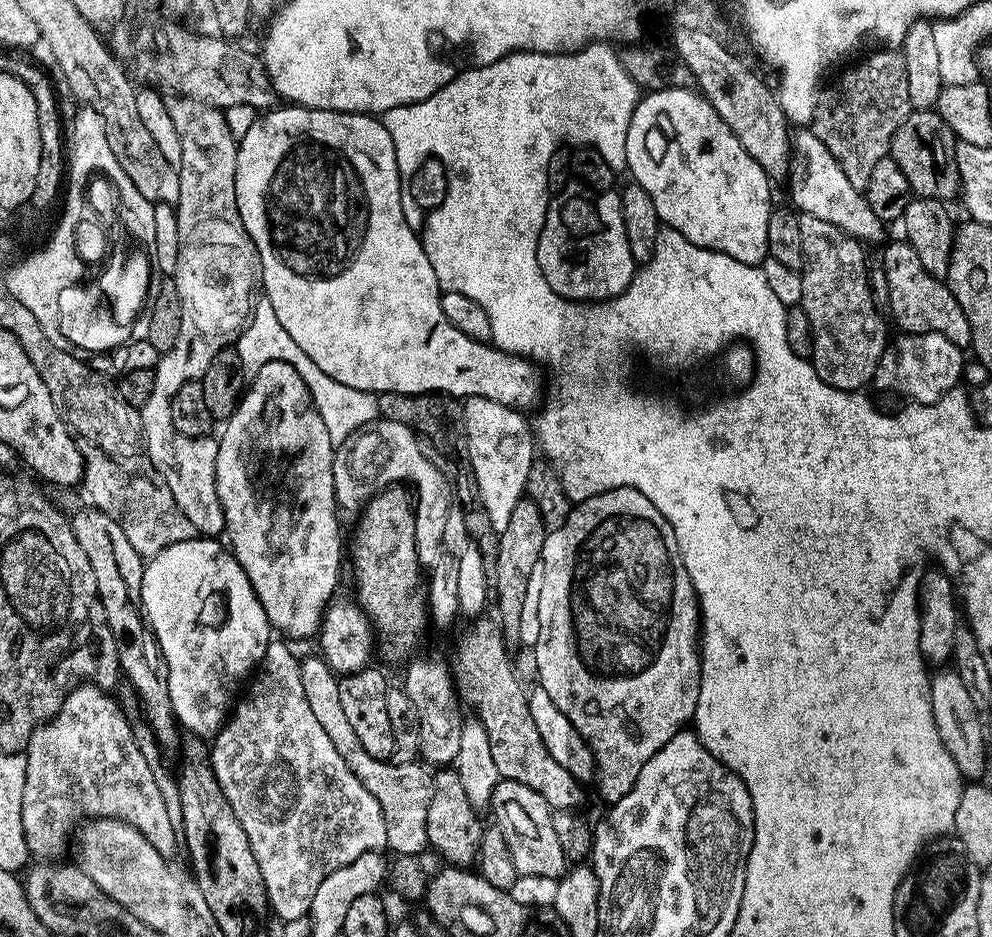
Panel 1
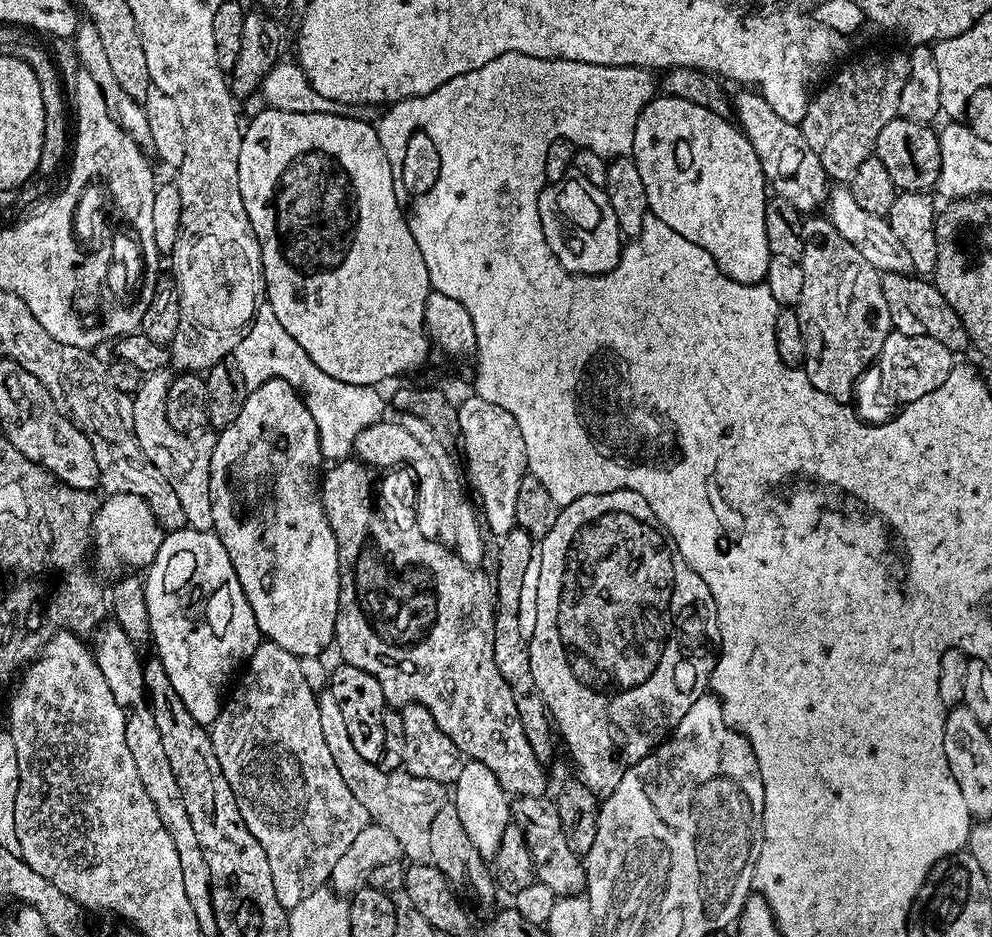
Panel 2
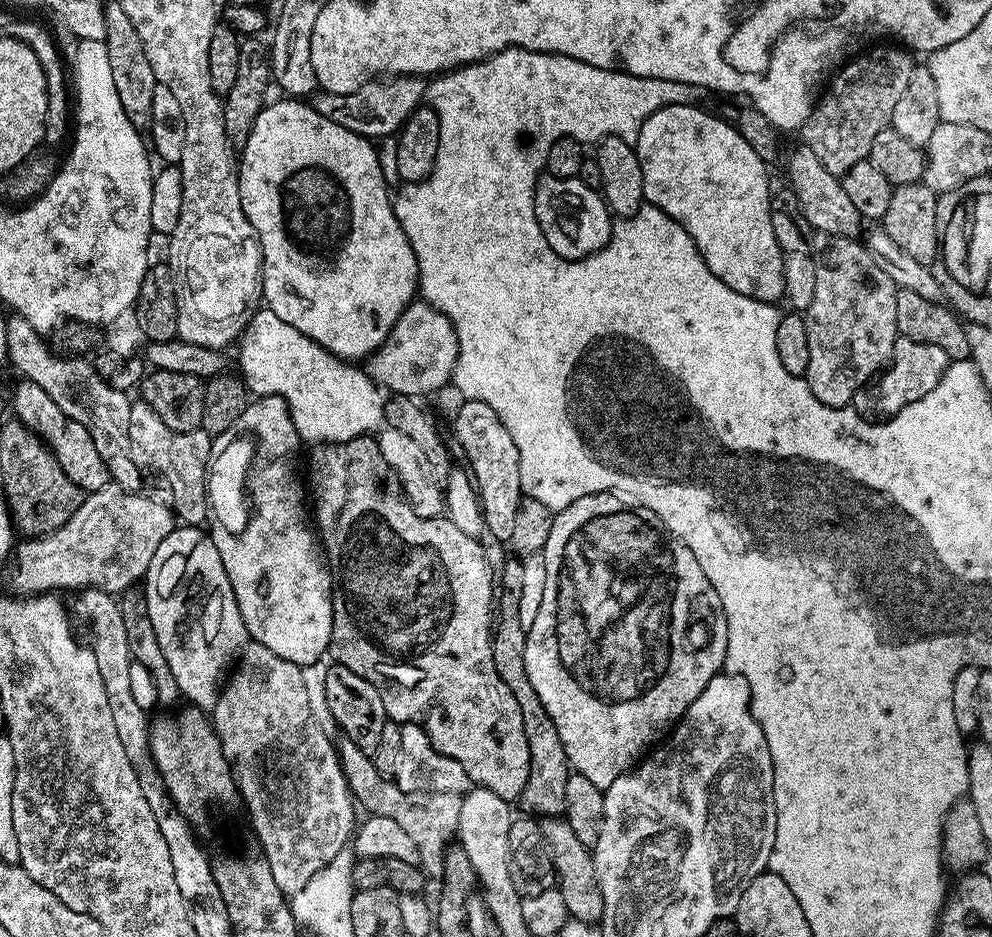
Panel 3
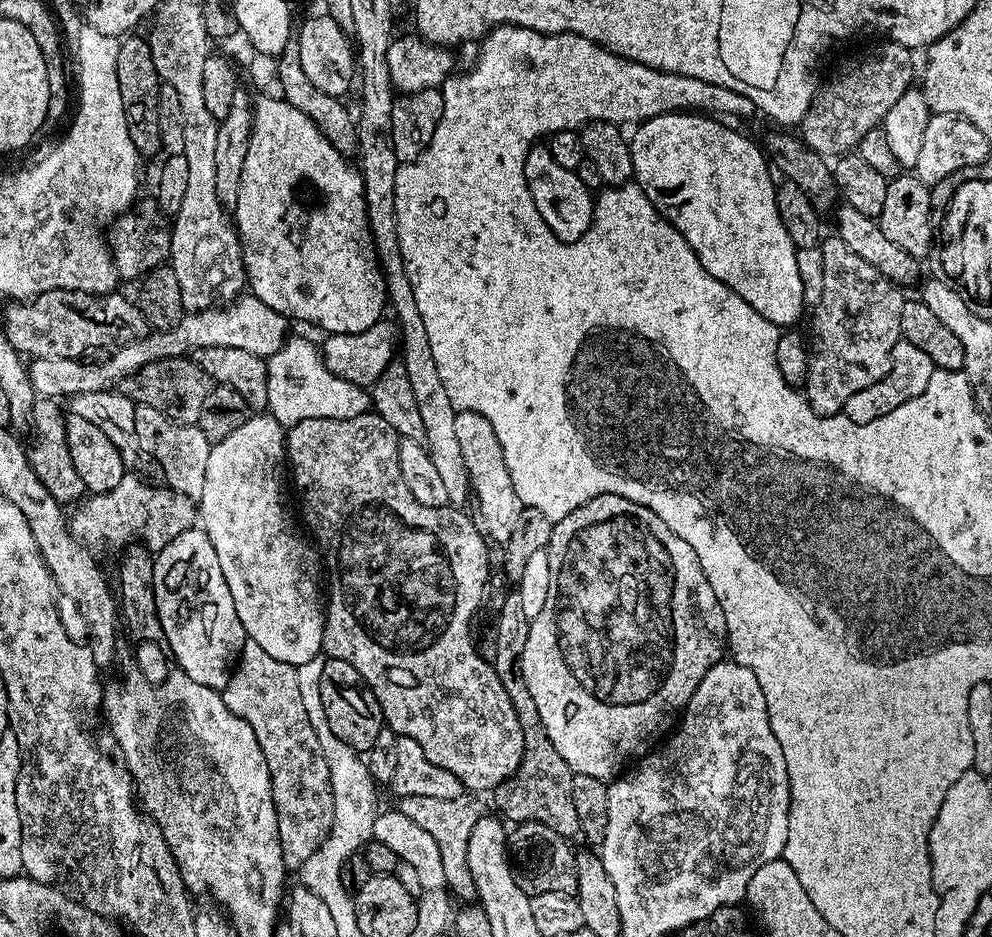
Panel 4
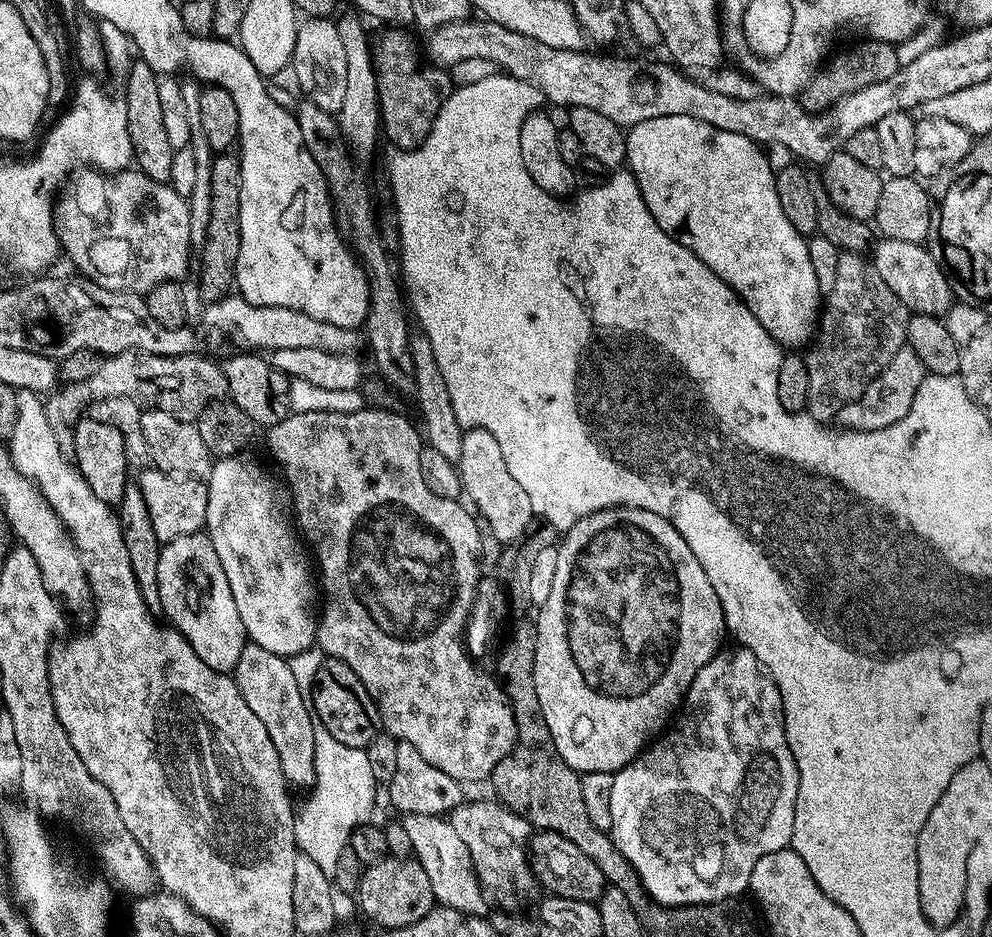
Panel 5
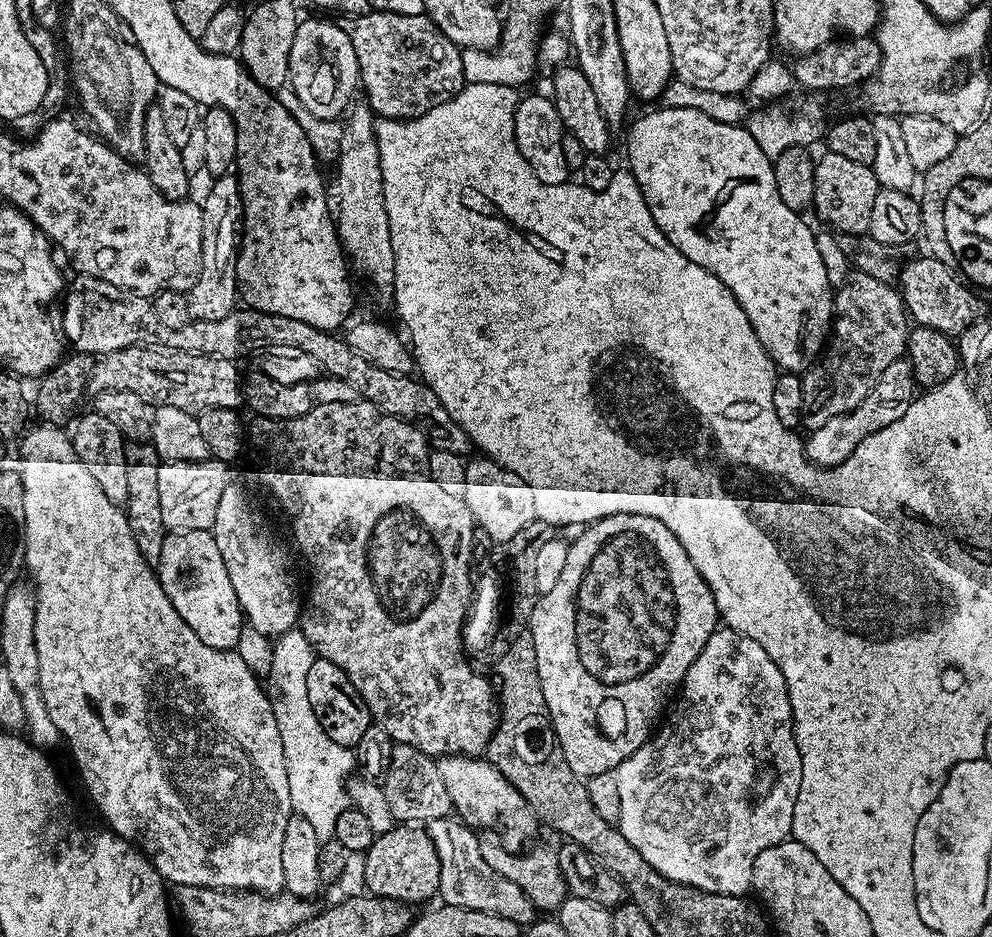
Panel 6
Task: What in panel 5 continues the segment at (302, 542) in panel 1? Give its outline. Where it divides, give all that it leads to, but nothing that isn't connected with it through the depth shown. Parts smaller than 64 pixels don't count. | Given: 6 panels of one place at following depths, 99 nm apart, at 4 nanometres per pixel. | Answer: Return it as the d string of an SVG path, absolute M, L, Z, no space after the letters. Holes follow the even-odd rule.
M226 456L211 465L206 476L209 500L206 502L204 528L207 536L212 539L214 550L218 550L218 562L222 562L222 570L226 570L226 582L230 582L230 594L234 594L234 606L238 606L238 615L242 618L247 639L262 646L262 650L270 650L270 654L291 658L302 650L313 647L318 608L312 603L315 600L317 603L318 600L318 584L314 579L309 553L289 513L288 516L284 513L284 508L272 489L271 478L258 465L244 459L240 456Z

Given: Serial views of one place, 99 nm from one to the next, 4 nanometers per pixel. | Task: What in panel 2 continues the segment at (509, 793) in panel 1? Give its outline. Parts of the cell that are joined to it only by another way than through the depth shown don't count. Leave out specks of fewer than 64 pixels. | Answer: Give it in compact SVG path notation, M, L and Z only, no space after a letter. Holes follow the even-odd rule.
M547 795L517 796L511 801L510 807L515 823L523 828L524 836L528 839L536 863L537 881L550 886L550 890L554 890L558 898L581 895L588 887L586 864L566 843L566 834L562 834L562 818L558 818L555 799Z

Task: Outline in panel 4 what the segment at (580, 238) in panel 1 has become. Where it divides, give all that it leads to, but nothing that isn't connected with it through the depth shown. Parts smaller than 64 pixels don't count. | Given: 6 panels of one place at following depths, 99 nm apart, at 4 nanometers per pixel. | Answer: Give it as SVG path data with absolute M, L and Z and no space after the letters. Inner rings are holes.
M546 146L529 148L524 163L526 182L530 190L530 198L534 198L534 206L538 206L538 214L542 214L542 222L550 226L550 230L563 244L578 242L592 224L594 215L594 193L582 186L582 178L578 178L576 171L571 172L558 162L554 162L554 154Z

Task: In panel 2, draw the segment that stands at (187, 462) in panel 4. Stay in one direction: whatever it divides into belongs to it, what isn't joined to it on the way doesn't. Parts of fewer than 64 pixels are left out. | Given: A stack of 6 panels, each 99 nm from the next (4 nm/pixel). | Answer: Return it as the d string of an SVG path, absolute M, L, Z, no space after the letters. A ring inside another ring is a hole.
M168 368L145 375L138 390L131 393L134 434L139 455L160 477L174 488L182 506L187 527L203 532L214 529L214 510L210 502L210 458L214 454L216 436L208 434L189 434L174 430L166 418L166 394L174 379Z

